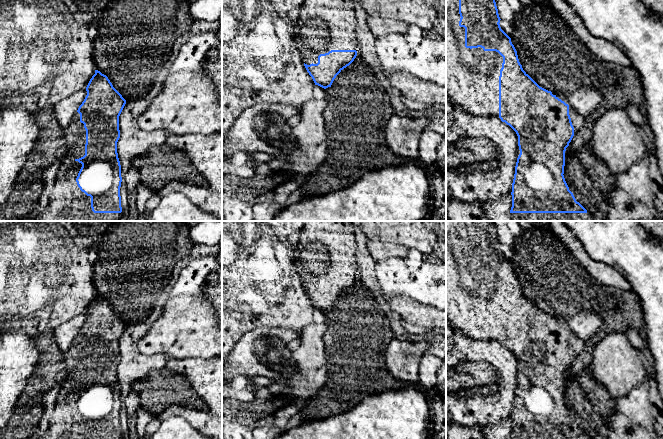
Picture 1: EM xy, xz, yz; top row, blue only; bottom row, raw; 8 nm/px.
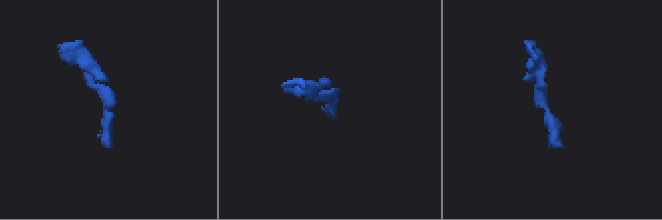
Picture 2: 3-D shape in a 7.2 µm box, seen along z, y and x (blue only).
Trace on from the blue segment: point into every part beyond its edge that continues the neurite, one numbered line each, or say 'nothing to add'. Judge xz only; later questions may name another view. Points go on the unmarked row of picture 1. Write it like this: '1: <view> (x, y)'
1: xz (326, 247)

